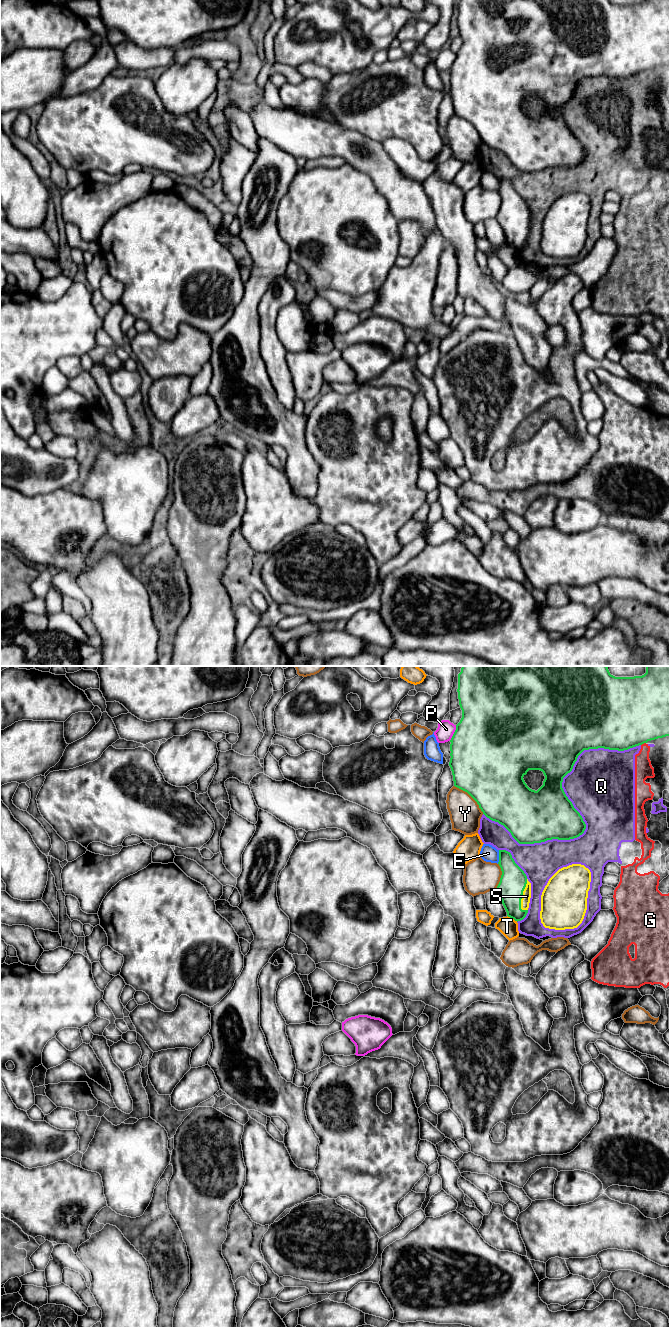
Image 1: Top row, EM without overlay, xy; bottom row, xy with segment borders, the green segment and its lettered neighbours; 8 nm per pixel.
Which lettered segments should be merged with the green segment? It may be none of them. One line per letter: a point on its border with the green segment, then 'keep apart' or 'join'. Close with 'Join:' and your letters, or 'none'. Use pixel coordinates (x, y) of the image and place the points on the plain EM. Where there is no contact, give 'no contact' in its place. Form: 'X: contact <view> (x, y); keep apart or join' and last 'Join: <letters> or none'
E: contact xy (499, 185); keep apart
G: contact xy (643, 71); keep apart
P: contact xy (454, 61); keep apart
Q: contact xy (579, 142); keep apart
S: contact xy (522, 222); join
T: contact xy (512, 246); keep apart
Y: contact xy (471, 124); keep apart
Join: S

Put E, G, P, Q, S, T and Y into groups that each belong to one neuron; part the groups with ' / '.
E / G Q / P / S / T / Y

